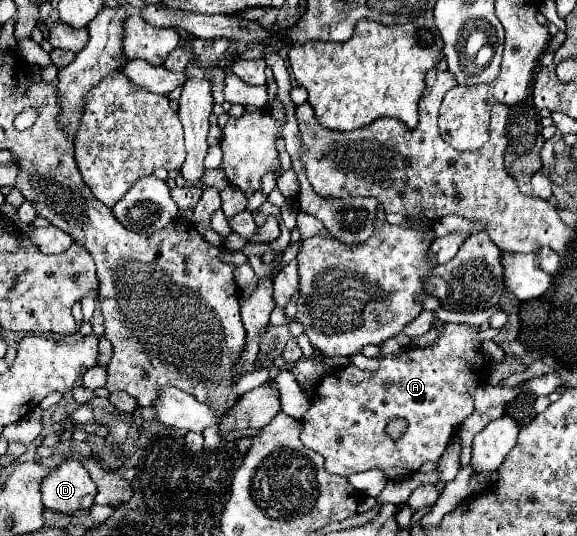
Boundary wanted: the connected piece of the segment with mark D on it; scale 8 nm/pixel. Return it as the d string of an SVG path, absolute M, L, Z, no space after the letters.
M71 455L59 465L41 485L43 505L51 511L59 511L71 517L79 509L89 509L97 495L97 485L89 477L83 463Z

